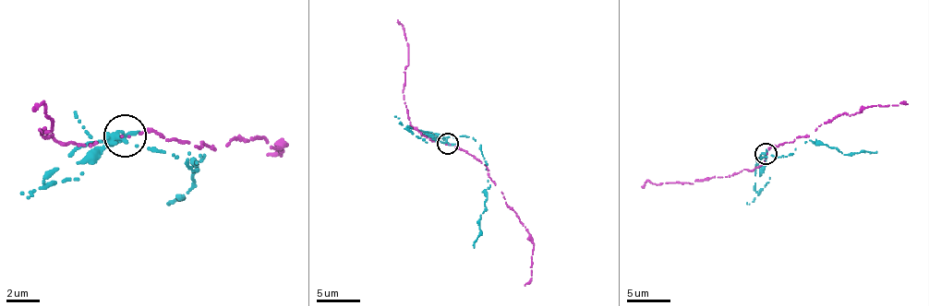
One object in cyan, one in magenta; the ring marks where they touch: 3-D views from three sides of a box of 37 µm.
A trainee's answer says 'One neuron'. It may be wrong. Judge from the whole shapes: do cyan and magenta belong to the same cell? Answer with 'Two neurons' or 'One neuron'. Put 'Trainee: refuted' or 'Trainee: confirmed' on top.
Trainee: refuted
Two neurons

